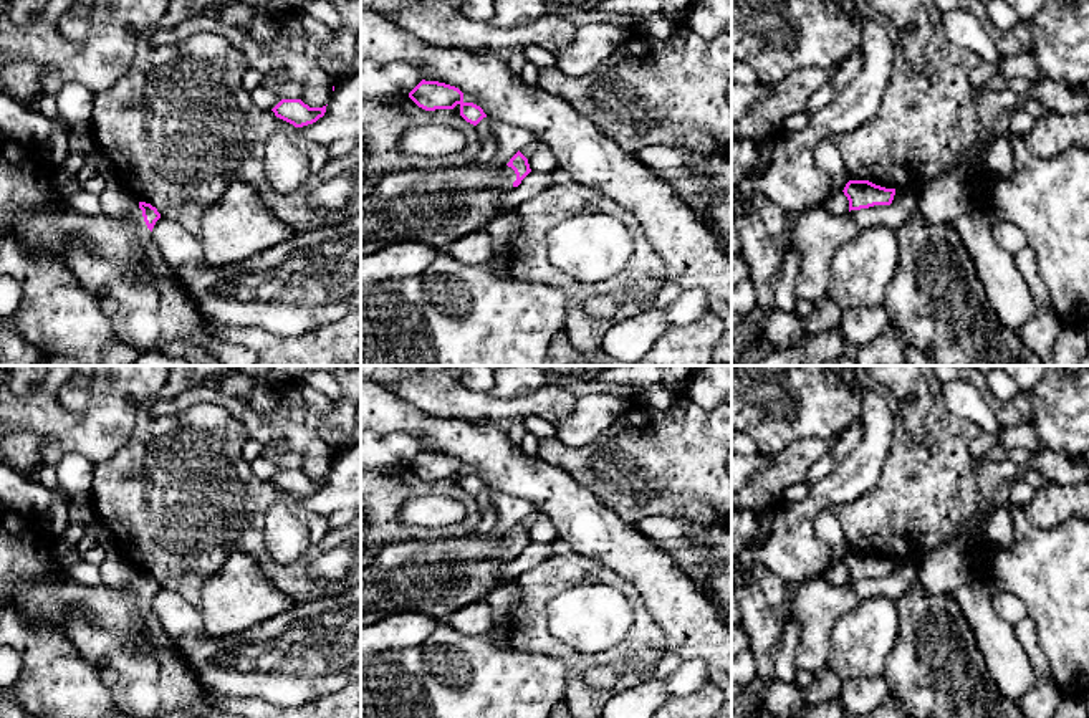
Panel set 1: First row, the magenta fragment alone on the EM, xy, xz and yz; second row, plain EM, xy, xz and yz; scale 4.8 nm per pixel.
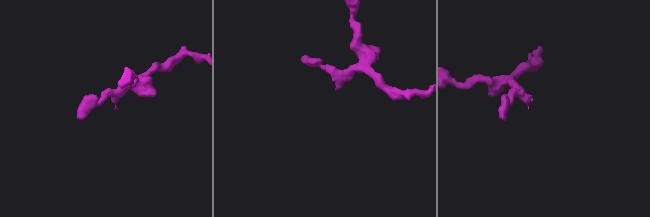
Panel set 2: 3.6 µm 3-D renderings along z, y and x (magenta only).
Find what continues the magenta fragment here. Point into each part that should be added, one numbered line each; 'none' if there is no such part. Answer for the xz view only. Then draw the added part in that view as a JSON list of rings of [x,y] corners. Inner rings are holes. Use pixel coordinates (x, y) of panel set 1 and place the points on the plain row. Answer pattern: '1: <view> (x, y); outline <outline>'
1: xz (434, 578); outline [[[460,534],[435,539],[404,541],[384,546],[361,567],[361,630],[389,615],[414,612],[437,622],[485,597],[500,586],[498,567],[513,559],[511,538]]]

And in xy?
1: xy (115, 629); outline [[[66,569],[40,581],[20,581],[13,597],[25,620],[60,625],[86,662],[99,673],[119,713],[131,718],[164,718],[177,710],[200,718],[245,718],[212,706],[195,672],[179,655],[172,639],[152,612],[142,581],[136,576],[124,587],[83,586]]]

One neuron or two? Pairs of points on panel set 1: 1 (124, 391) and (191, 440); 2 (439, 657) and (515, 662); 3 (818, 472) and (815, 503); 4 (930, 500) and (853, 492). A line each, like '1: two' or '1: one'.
1: two
2: one
3: two
4: two

